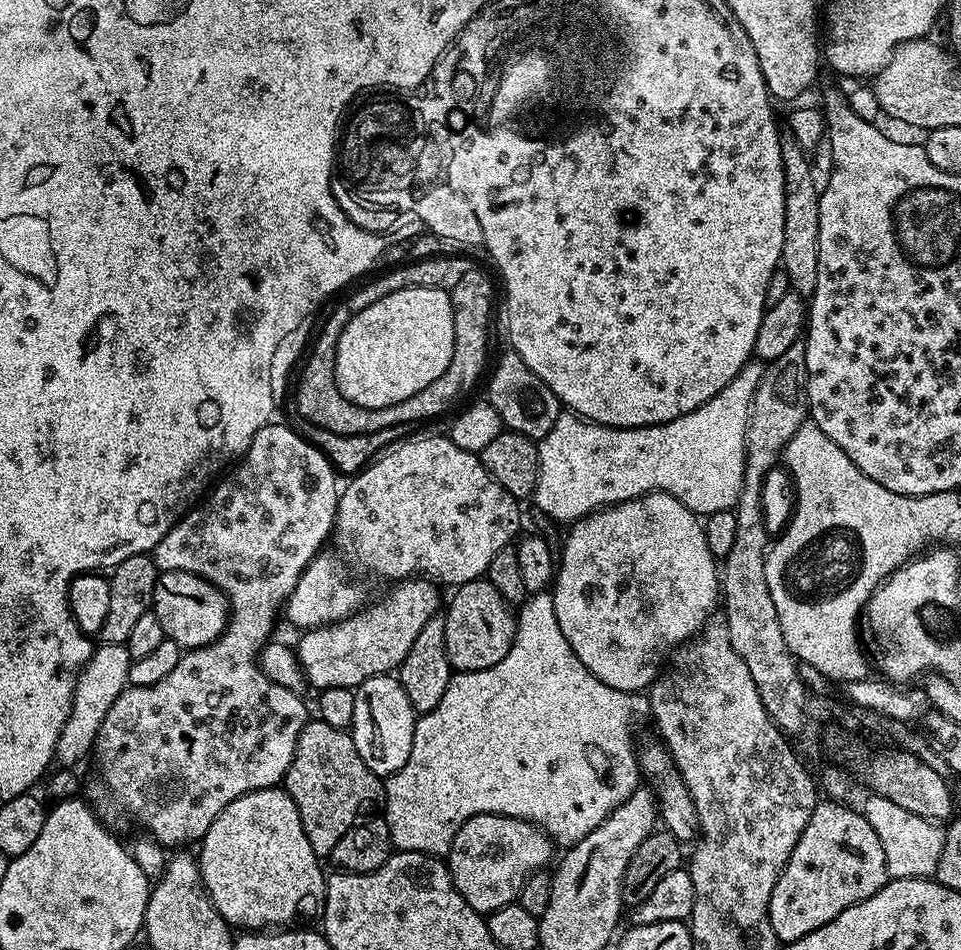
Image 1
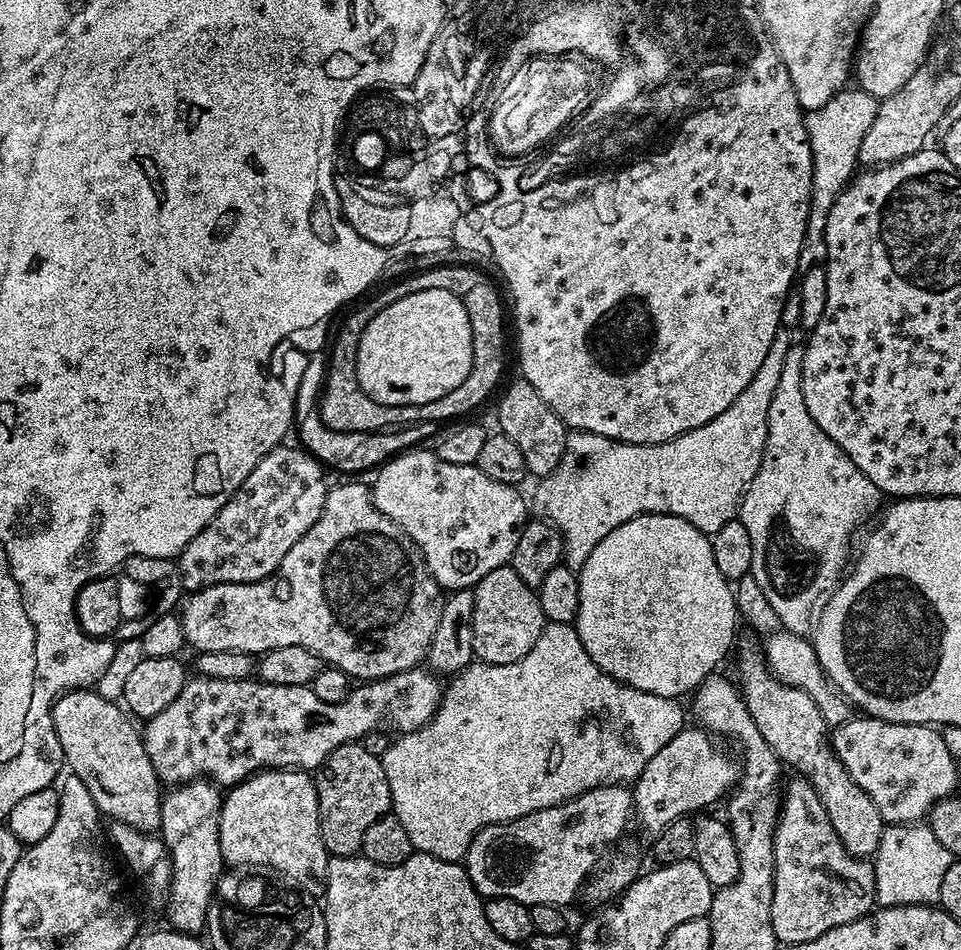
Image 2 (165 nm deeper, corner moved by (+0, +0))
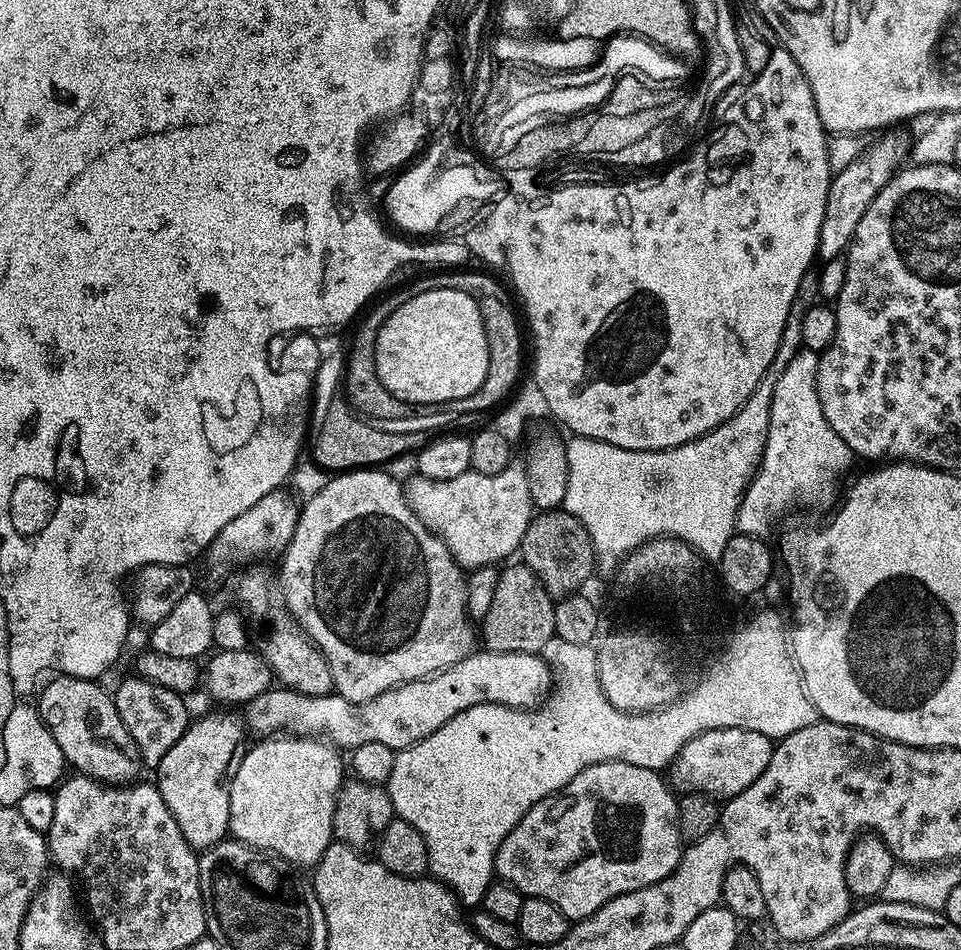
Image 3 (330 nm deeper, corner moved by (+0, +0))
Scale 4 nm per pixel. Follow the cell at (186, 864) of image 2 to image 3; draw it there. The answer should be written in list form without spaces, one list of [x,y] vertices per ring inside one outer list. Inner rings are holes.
[[[220,710],[224,712],[212,712],[201,720],[193,719],[188,729],[166,750],[166,758],[162,758],[160,765],[154,769],[154,783],[157,790],[162,794],[166,806],[178,822],[184,837],[190,846],[197,850],[212,848],[219,840],[229,835],[230,829],[230,786],[234,782],[234,774],[238,774],[238,766],[242,762],[246,751],[244,744],[244,728],[246,724],[243,719],[235,716],[235,711]]]

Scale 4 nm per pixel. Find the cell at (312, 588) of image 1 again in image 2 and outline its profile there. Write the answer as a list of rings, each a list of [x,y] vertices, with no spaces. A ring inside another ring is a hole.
[[[367,483],[340,484],[337,488],[329,487],[318,522],[314,522],[314,526],[310,526],[310,530],[306,534],[302,534],[302,538],[298,538],[298,542],[294,542],[294,546],[290,546],[286,558],[282,558],[280,565],[266,578],[247,582],[208,582],[205,584],[208,584],[205,588],[198,589],[189,600],[187,597],[183,601],[178,612],[189,649],[196,648],[197,653],[234,650],[249,654],[263,654],[278,646],[302,646],[319,656],[325,665],[342,670],[356,682],[381,680],[417,667],[428,655],[428,647],[434,638],[434,630],[438,630],[438,618],[442,614],[444,605],[440,583],[430,574],[418,546],[393,520],[386,518],[386,514],[382,514],[382,510],[378,510],[374,506],[372,493]]]

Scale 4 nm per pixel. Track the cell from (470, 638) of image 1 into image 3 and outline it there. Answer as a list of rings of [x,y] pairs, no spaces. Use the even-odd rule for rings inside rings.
[[[522,562],[500,568],[498,587],[490,610],[482,618],[482,644],[489,652],[543,653],[546,642],[556,635],[554,610],[556,605],[542,582]]]

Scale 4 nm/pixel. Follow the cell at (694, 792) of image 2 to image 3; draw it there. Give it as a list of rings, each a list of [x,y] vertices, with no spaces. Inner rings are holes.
[[[741,728],[708,730],[695,736],[689,744],[684,744],[680,753],[672,761],[670,765],[670,773],[672,772],[672,776],[670,775],[671,783],[681,793],[707,792],[717,798],[737,796],[742,794],[742,790],[746,790],[746,786],[750,786],[754,782],[754,778],[758,778],[758,774],[762,774],[762,770],[766,770],[766,766],[770,763],[772,757],[773,747],[774,741],[769,736],[754,730],[742,730]]]

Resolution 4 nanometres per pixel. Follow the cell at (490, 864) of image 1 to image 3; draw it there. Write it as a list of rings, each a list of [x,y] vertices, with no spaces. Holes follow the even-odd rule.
[[[607,760],[586,766],[560,792],[538,802],[506,834],[498,846],[495,875],[517,888],[521,896],[546,898],[558,906],[570,922],[584,920],[614,898],[662,882],[680,865],[686,847],[680,830],[680,802],[677,793],[655,768],[634,766],[621,760]]]

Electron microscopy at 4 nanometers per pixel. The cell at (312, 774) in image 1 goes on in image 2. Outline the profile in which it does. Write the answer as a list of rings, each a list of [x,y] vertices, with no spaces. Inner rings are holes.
[[[363,743],[338,746],[315,773],[322,842],[329,857],[354,856],[360,852],[366,830],[378,818],[389,815],[392,807],[390,786],[380,756],[366,750]]]

